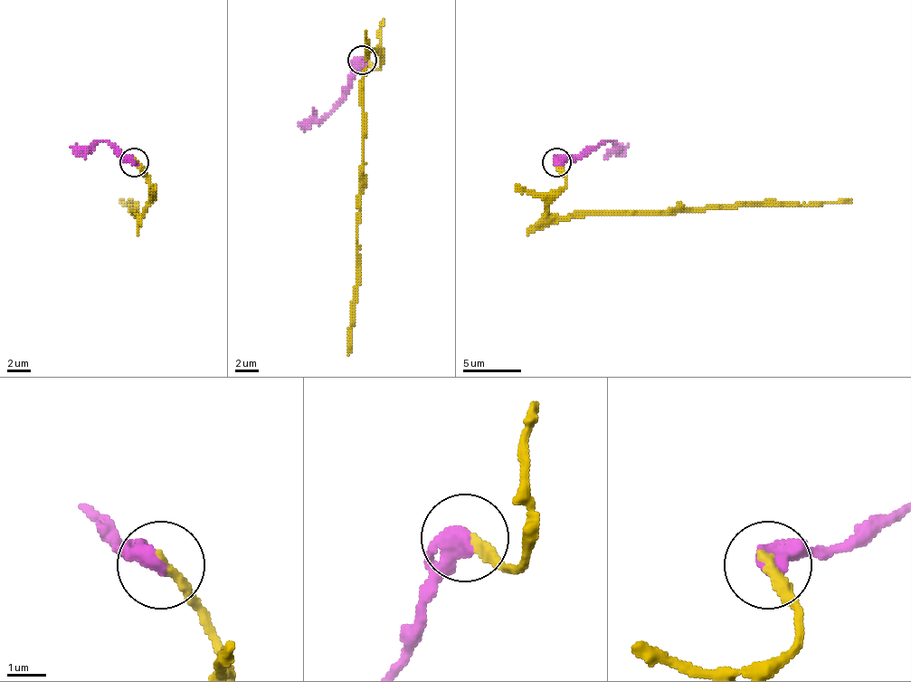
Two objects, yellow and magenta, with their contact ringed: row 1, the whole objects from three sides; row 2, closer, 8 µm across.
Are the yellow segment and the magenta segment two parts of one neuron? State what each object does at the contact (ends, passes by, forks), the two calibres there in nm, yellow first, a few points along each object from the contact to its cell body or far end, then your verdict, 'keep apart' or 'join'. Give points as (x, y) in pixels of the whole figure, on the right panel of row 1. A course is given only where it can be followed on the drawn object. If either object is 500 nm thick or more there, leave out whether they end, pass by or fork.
280/500 nm | yellow via (557, 161), (566, 179), (563, 191), (548, 206), (551, 217), (669, 215), (722, 206), (798, 206), (851, 199) | magenta via (557, 161), (581, 158), (604, 140), (621, 147) | join

